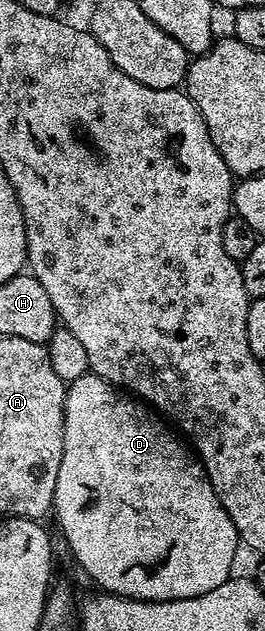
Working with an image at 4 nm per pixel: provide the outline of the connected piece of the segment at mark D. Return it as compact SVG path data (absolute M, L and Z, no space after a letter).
M89 371L81 379L67 385L63 454L61 455L61 471L57 471L53 517L59 520L59 529L63 532L63 537L67 540L76 563L99 584L98 588L114 593L117 597L130 597L132 601L193 599L197 595L214 591L216 587L221 587L221 583L231 580L233 576L231 568L235 565L235 556L238 555L239 549L241 550L237 527L233 527L233 519L229 519L229 511L221 507L221 499L217 499L217 491L213 491L213 483L209 483L209 475L199 464L198 456L174 432L171 434L162 423L164 424L142 400L131 395L124 395L116 386L110 385L108 381L101 379L95 373Z

